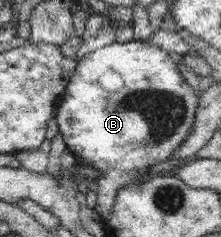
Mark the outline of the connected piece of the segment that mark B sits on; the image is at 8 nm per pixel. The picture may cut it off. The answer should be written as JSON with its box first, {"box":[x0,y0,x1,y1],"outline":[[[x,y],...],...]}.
{"box":[56,41,198,221],"outline":[[[149,41],[113,43],[83,57],[60,96],[56,122],[66,146],[75,156],[93,162],[95,170],[103,174],[97,182],[99,196],[94,209],[105,221],[112,216],[117,190],[129,187],[129,184],[137,184],[135,178],[141,170],[165,162],[189,134],[198,100],[178,66],[175,54]]]}

